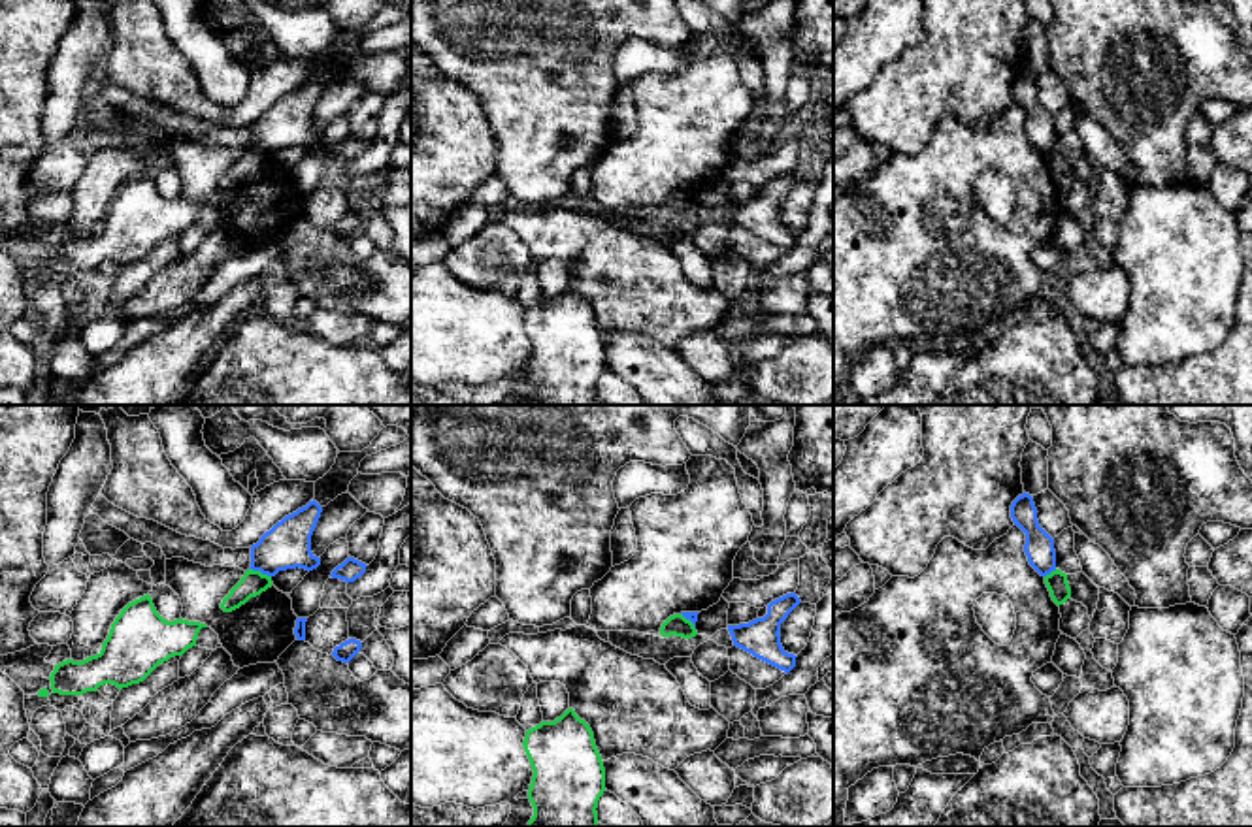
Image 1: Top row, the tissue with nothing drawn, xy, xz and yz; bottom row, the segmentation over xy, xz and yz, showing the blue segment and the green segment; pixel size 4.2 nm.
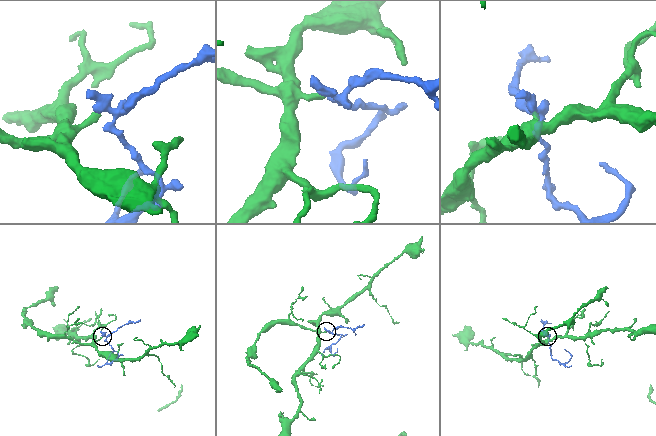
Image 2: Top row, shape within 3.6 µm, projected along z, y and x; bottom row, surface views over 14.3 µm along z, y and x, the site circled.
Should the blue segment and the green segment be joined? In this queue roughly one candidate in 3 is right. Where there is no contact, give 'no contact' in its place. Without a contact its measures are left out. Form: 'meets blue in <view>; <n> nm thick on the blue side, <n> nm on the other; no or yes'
meets blue in xy; 200 nm thick on the blue side, 110 nm on the other; no

